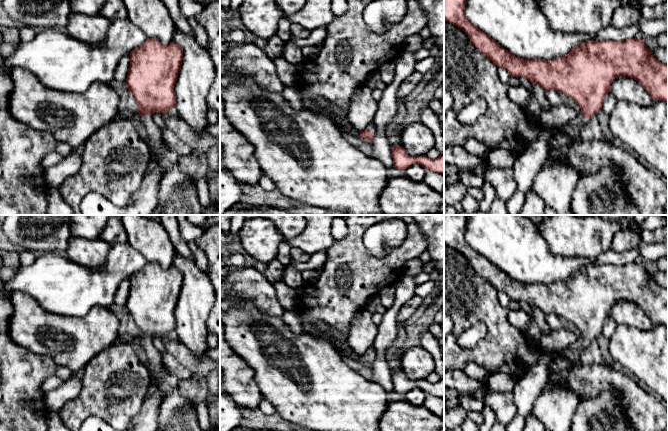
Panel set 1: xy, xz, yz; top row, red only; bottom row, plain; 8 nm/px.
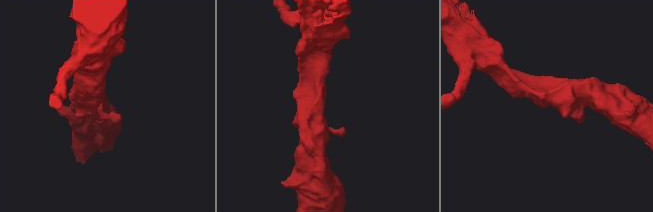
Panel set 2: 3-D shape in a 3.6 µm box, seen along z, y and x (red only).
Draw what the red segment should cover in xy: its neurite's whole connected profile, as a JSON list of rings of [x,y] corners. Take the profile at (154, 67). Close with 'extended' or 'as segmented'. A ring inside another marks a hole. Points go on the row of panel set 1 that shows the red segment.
[[[154,38],[133,49],[126,78],[128,90],[138,103],[141,123],[147,133],[152,151],[150,165],[162,166],[161,154],[165,151],[162,130],[155,124],[152,114],[167,115],[176,105],[174,86],[183,60],[182,48],[174,42],[162,44]]]; extended

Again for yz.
[[[444,0],[444,21],[462,29],[470,42],[498,68],[505,68],[511,77],[527,78],[545,91],[555,90],[571,97],[581,108],[580,115],[563,125],[560,130],[574,139],[581,139],[581,128],[602,109],[605,95],[611,92],[615,78],[626,76],[638,81],[654,101],[668,104],[668,65],[658,61],[640,38],[625,41],[588,41],[575,46],[566,56],[552,61],[515,57],[495,42],[489,35],[473,25],[465,15],[466,0]]]; extended

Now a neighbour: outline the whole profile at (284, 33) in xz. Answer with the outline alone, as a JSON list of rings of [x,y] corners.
[[[287,17],[282,18],[278,23],[278,30],[276,32],[276,35],[284,42],[291,40],[292,33],[290,30],[291,22]]]

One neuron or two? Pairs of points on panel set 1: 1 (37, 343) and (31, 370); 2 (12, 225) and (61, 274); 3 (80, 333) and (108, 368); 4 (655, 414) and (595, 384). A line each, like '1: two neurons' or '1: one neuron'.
1: two neurons
2: two neurons
3: two neurons
4: one neuron

